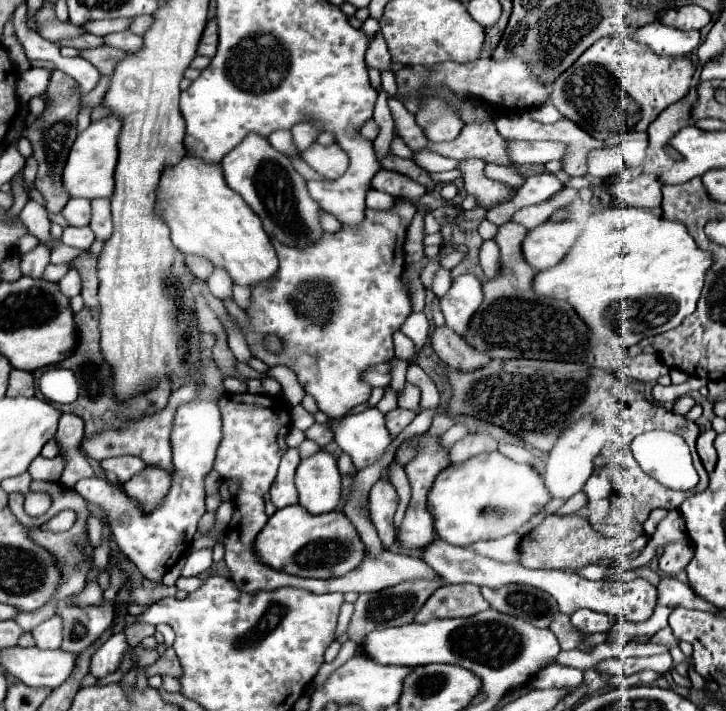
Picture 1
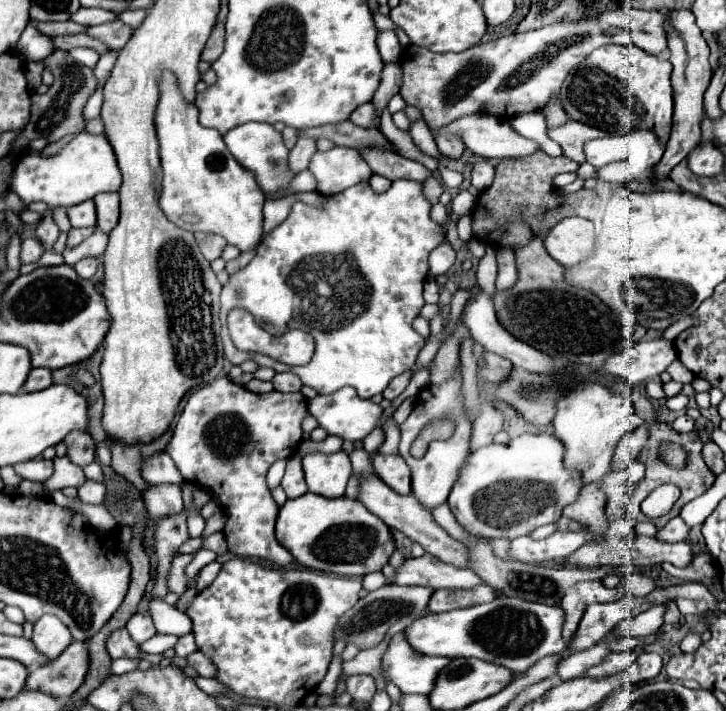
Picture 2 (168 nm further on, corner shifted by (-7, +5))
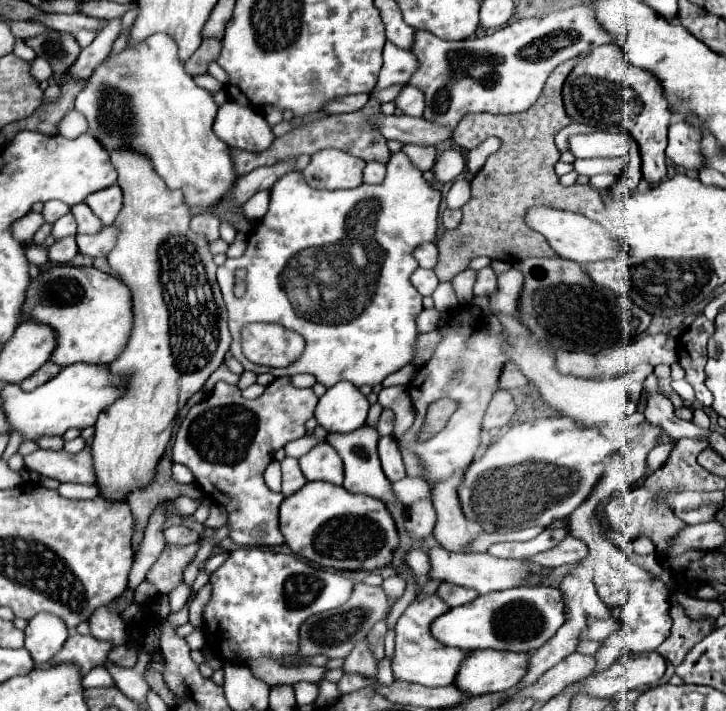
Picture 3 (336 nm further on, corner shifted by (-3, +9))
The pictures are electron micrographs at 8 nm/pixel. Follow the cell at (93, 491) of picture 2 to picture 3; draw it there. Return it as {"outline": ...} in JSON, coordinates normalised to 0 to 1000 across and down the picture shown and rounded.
{"outline":[[[123,627],[109,636],[106,643],[98,643],[90,634],[54,632],[43,640],[34,640],[34,657],[51,662],[59,671],[79,674],[84,679],[131,682],[131,662]]]}

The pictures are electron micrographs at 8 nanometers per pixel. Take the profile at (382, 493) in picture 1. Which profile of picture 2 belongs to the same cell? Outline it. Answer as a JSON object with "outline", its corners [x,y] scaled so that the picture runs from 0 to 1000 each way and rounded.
{"outline":[[[517,637],[514,654],[517,654],[517,665],[550,696],[566,693],[566,662],[552,640]]]}

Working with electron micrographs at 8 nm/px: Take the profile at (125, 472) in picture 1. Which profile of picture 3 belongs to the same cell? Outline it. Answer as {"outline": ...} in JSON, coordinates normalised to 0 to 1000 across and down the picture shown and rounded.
{"outline":[[[238,651],[238,657],[236,657],[236,668],[238,668],[238,674],[247,677],[247,679],[266,679],[266,677],[269,677],[269,674],[266,674],[266,665],[263,665],[255,654],[244,654],[244,651]]]}

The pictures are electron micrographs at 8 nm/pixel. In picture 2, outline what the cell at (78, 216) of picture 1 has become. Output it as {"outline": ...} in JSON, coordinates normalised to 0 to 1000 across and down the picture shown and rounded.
{"outline":[[[114,283],[109,288],[95,291],[92,305],[98,311],[98,319],[128,319],[134,314],[128,283]]]}

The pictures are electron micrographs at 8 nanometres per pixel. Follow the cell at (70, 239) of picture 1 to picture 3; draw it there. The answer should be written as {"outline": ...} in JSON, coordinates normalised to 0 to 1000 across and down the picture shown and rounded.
{"outline":[[[87,333],[87,336],[76,339],[76,342],[67,347],[67,364],[70,364],[70,370],[90,373],[90,370],[95,370],[103,359],[106,359],[103,333]]]}

